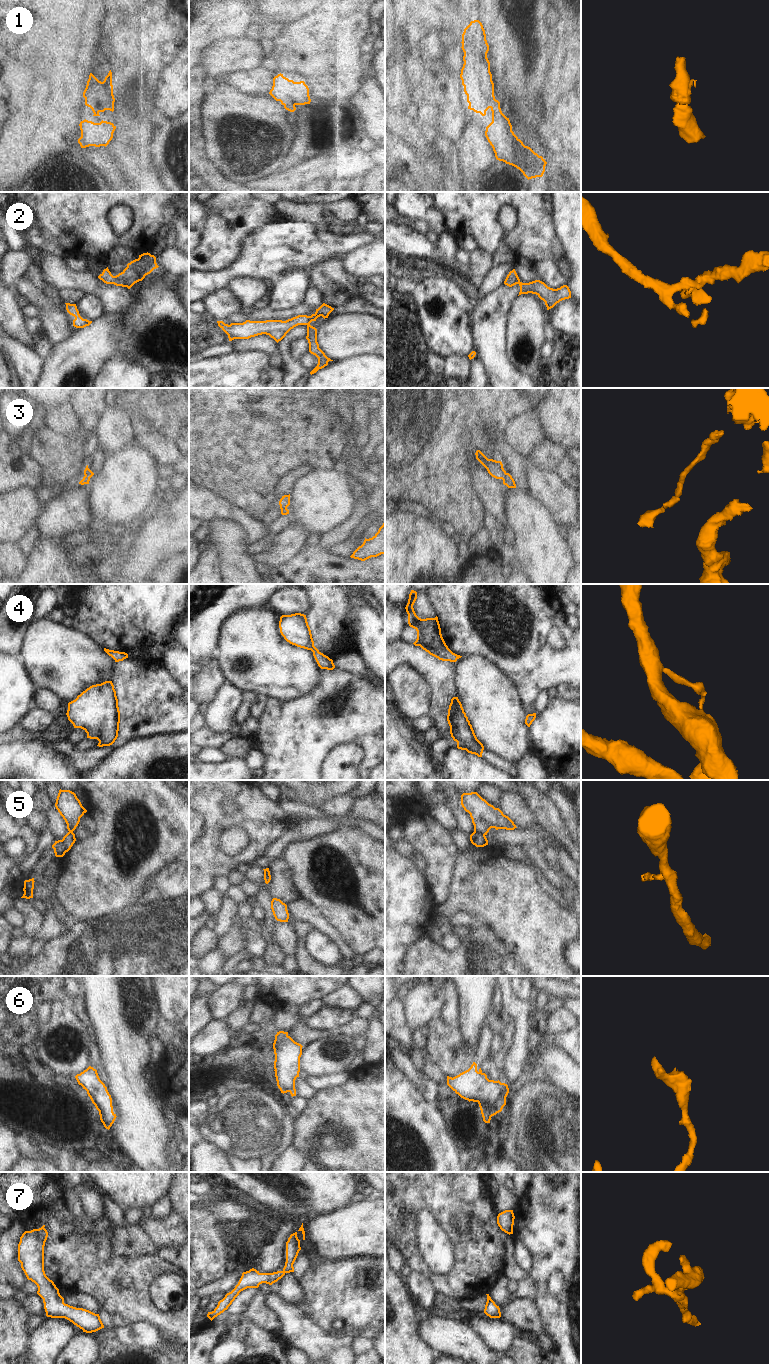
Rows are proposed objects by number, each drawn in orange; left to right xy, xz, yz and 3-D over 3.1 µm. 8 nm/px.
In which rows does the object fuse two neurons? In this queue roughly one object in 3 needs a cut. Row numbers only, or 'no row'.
2, 5

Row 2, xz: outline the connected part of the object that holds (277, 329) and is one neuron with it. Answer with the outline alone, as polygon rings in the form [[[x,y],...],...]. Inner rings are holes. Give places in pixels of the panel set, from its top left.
[[[298,315],[286,321],[246,320],[243,323],[231,323],[230,325],[225,324],[223,321],[217,321],[217,323],[218,326],[228,335],[229,341],[234,339],[249,339],[251,337],[266,334],[278,343],[291,329],[298,325],[308,325],[312,322],[312,320],[312,316]]]

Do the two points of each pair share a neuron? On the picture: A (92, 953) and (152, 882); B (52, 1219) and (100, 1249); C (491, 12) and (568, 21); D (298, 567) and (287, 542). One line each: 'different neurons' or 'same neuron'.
A: different neurons
B: same neuron
C: different neurons
D: different neurons

